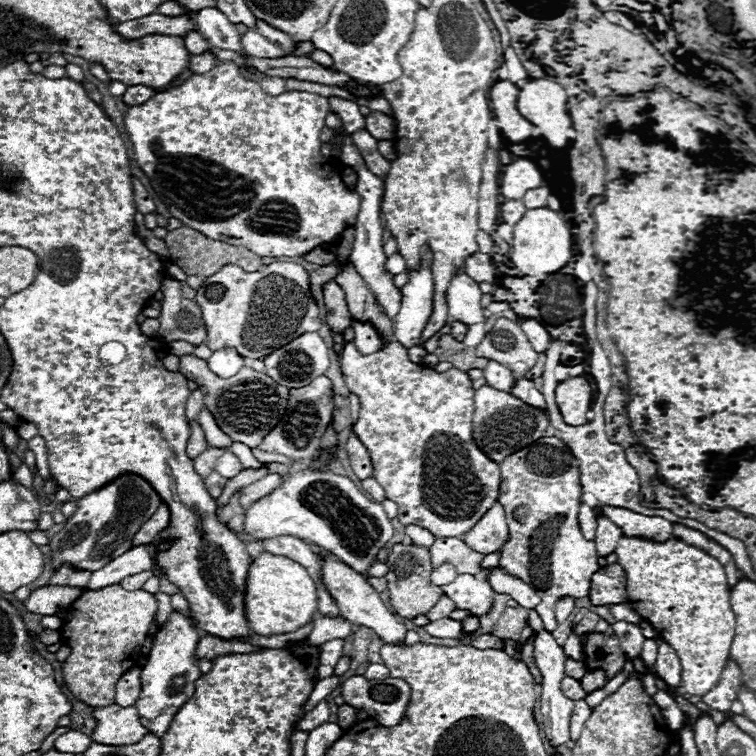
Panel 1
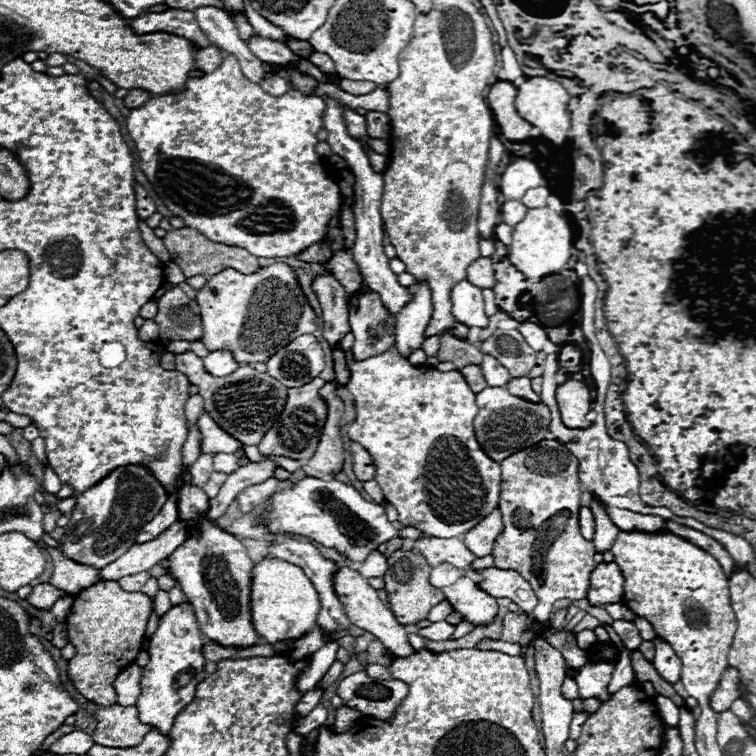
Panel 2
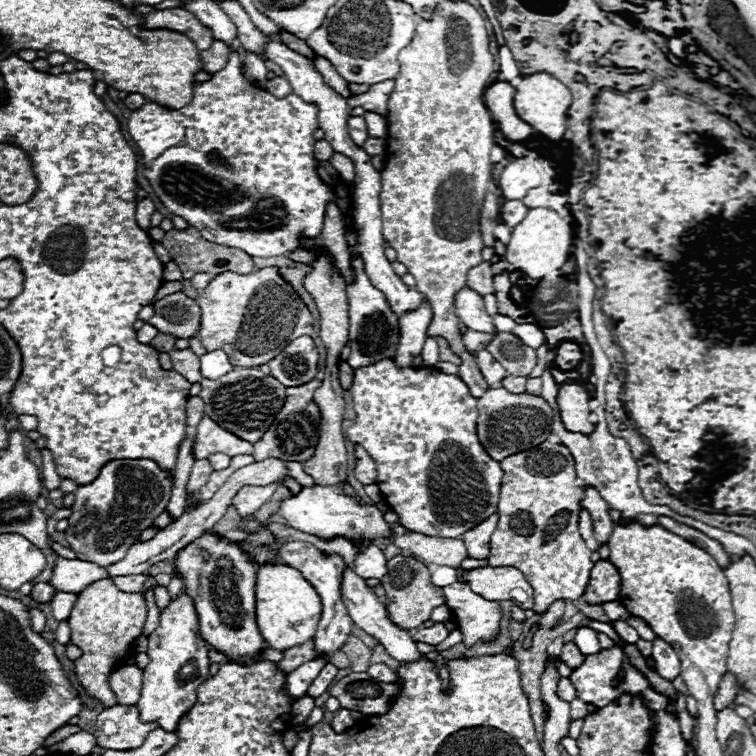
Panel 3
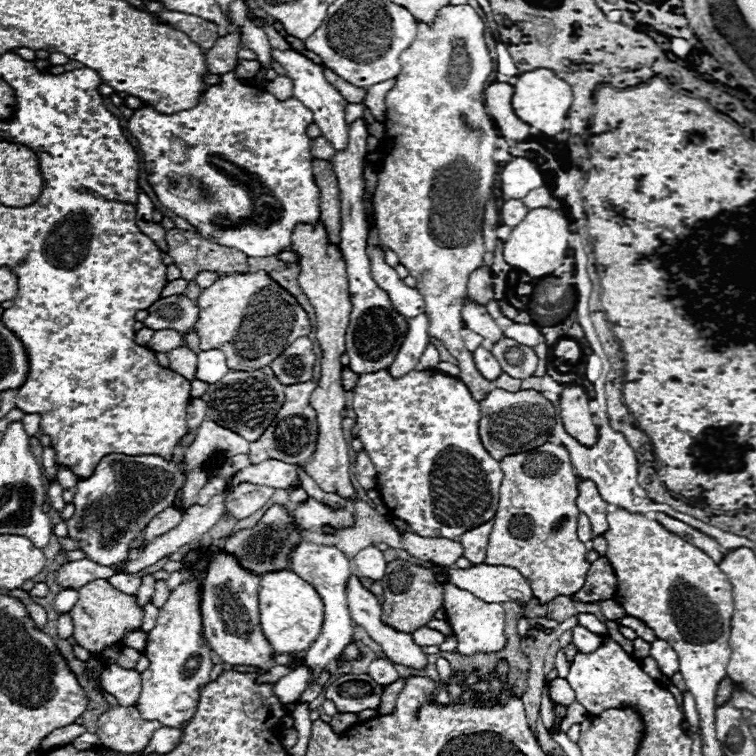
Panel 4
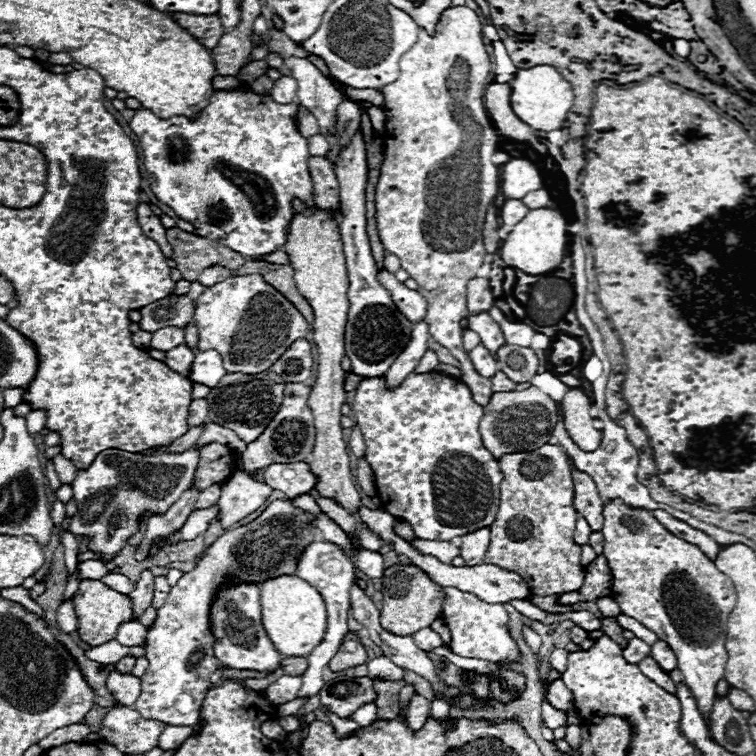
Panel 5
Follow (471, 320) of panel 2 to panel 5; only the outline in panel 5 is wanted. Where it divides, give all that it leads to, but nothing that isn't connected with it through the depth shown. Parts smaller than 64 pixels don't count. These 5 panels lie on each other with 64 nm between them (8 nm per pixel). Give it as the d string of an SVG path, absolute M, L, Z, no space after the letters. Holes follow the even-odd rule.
M488 312L468 314L468 316L466 316L466 322L468 322L468 328L474 330L474 332L482 338L482 344L484 344L484 346L490 350L490 354L494 356L494 352L504 344L504 334L502 334L498 322L494 322Z

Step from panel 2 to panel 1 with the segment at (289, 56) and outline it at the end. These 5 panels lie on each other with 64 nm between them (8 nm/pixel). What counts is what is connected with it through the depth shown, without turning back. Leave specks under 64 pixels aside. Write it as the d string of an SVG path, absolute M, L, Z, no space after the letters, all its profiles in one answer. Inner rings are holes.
M246 30L240 36L240 42L242 42L242 48L246 50L246 54L256 56L256 58L280 58L280 56L286 56L282 48L278 48L276 44L272 44L270 40L266 40L262 34L258 34L254 30Z

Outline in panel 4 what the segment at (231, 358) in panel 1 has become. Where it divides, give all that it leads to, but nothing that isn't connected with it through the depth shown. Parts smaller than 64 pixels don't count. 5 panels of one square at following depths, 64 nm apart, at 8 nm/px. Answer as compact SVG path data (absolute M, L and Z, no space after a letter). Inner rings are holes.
M206 350L198 354L198 366L196 366L196 378L214 384L218 382L224 374L228 374L230 368L226 366L226 358L222 350Z

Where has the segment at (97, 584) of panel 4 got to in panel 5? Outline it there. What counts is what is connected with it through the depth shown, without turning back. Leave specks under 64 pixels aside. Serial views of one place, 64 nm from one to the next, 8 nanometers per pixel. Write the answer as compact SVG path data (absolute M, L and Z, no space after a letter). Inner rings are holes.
M82 580L78 586L78 592L74 596L74 606L78 612L78 634L80 640L90 646L100 646L108 640L116 638L118 626L124 622L132 622L132 600L124 594L118 594L116 590L108 588L102 580Z

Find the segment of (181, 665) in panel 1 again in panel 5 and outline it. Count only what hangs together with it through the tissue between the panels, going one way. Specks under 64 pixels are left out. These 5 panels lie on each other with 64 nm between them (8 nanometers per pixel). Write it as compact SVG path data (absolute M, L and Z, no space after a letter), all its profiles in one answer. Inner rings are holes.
M274 500L254 522L236 530L228 530L206 550L206 556L196 564L196 568L184 574L180 582L170 590L168 600L164 602L162 608L158 608L158 618L154 626L148 628L144 656L148 658L150 666L142 676L142 694L134 704L136 710L142 714L142 718L160 720L170 726L194 726L198 722L202 700L206 696L206 690L210 688L210 674L218 668L218 658L214 656L212 650L216 638L210 632L210 618L208 618L216 586L224 580L226 574L234 574L236 580L256 582L256 584L262 584L266 578L276 578L280 574L294 574L298 556L314 540L316 540L316 528L308 522L308 514L292 506L290 500Z

